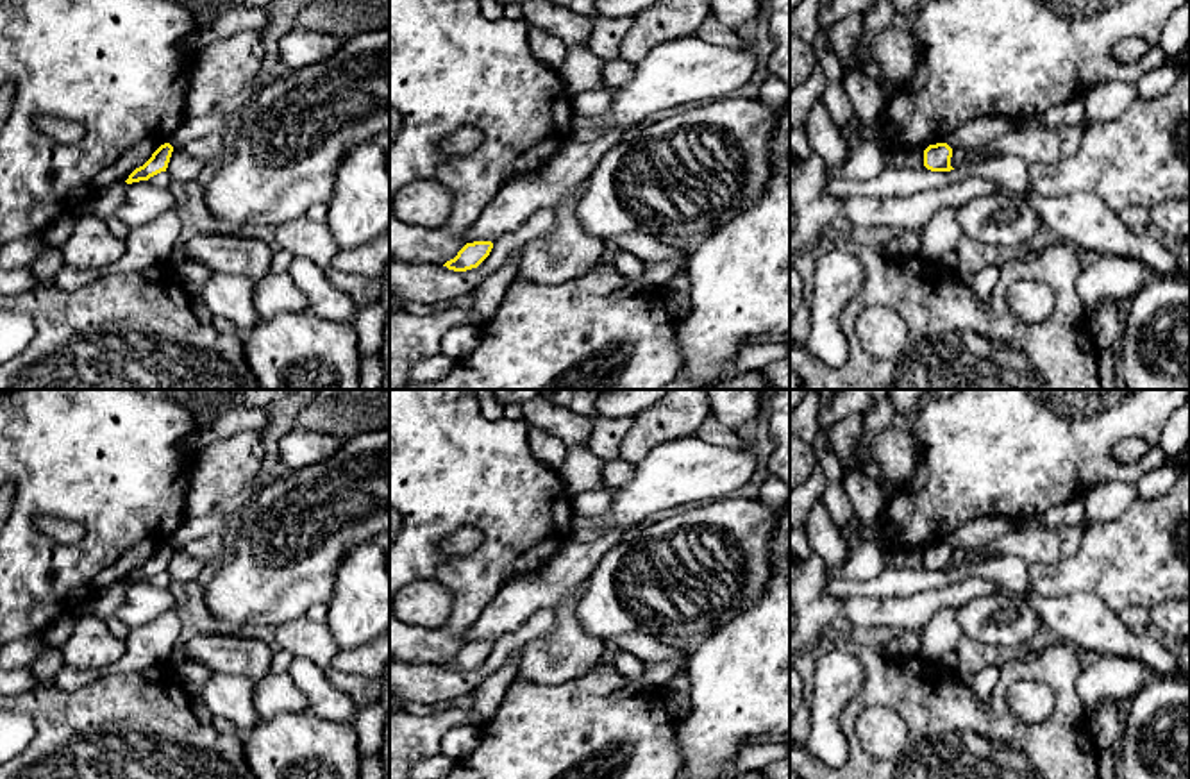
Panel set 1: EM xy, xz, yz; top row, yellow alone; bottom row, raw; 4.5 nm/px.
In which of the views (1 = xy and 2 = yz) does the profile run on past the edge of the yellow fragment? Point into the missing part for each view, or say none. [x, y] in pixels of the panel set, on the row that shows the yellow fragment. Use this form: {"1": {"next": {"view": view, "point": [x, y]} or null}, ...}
{"1": {"next": null}, "2": {"next": null}}

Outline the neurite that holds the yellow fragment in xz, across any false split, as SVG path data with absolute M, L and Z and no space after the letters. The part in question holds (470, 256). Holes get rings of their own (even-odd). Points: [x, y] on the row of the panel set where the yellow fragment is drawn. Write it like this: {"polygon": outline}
{"polygon": "M473 241L466 243L454 259L447 261L443 266L454 272L466 272L477 268L491 252L491 241Z"}

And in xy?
{"polygon": "M170 143L161 145L152 157L139 168L136 168L129 179L127 184L148 180L150 177L166 172L170 157L172 157L173 147Z"}

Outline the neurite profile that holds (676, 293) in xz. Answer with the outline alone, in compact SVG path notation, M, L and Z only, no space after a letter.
M679 273L670 279L661 289L663 302L668 313L681 320L690 311L690 281L686 273Z

